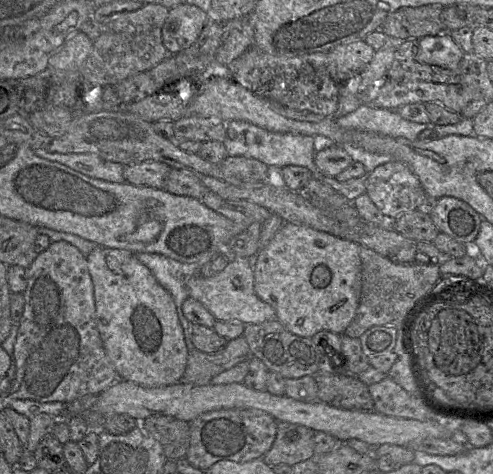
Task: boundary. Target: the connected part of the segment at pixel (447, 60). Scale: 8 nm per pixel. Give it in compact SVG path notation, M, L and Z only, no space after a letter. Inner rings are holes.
M448 32L435 36L426 36L418 40L418 62L455 69L461 62L464 52Z

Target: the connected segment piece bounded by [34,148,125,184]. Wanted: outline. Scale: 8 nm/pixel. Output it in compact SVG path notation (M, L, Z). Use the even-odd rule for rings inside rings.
M43 148L34 149L40 158L63 164L90 178L112 183L125 183L124 166L120 163L106 161L95 154L62 154L48 152Z

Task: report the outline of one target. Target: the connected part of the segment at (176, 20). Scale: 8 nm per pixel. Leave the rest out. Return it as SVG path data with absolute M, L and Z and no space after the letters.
M185 2L169 9L162 27L162 41L165 48L172 55L190 48L209 20L209 13Z

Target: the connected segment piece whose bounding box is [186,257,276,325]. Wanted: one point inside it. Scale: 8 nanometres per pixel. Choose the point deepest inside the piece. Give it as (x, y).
(229, 296)

